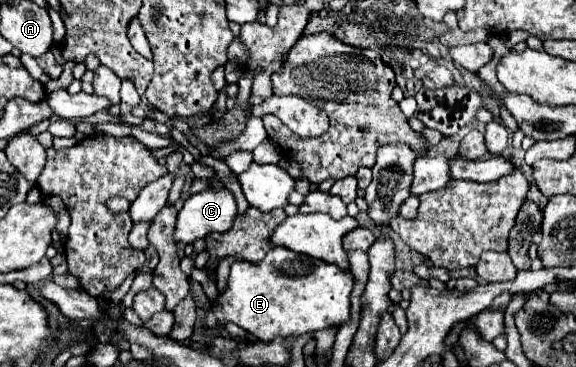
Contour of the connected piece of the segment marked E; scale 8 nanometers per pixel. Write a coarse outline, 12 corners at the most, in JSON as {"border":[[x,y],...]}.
{"border":[[273,248],[233,262],[205,328],[261,342],[349,320],[351,272]]}

